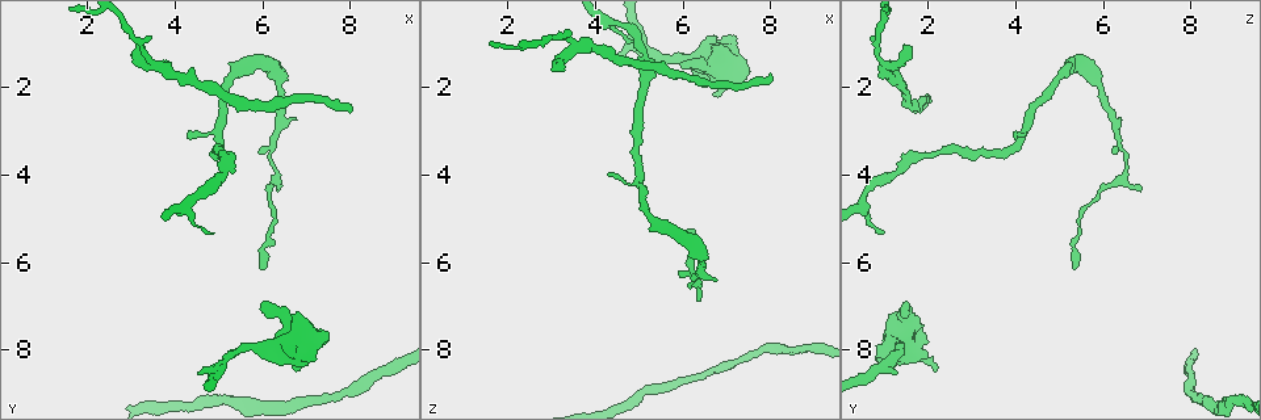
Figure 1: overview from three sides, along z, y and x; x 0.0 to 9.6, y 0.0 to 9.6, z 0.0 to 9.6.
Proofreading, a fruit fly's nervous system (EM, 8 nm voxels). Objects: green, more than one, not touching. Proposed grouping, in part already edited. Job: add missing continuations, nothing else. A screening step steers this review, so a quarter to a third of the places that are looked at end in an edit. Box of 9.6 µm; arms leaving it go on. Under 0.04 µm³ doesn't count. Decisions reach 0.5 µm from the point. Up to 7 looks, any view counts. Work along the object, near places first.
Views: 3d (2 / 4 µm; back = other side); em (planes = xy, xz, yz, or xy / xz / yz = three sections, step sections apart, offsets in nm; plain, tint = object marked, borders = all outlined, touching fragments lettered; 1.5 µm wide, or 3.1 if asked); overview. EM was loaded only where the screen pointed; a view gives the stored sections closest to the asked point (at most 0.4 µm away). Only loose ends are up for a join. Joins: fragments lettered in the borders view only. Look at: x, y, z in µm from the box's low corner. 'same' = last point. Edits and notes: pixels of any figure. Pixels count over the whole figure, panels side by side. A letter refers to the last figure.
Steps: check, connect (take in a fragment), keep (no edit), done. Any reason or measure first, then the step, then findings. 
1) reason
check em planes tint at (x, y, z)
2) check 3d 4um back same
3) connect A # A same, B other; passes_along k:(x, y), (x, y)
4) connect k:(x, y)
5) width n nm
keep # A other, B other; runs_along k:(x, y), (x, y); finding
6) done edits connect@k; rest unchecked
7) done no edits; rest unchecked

tapers out
check em xy step 8 borders at (4.85, 5.40, 0.90)

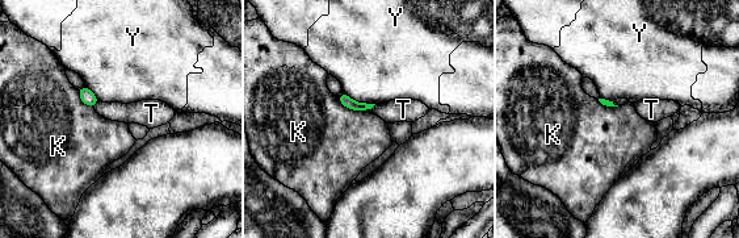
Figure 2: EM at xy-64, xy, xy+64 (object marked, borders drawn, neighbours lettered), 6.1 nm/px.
keep # K other, T other, Y other; border 2:(336, 97), (352, 109), (368, 111); no lettered fragment goes on from it

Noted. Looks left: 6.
check 3d 4um at (6.05, 7.05, 1.55)

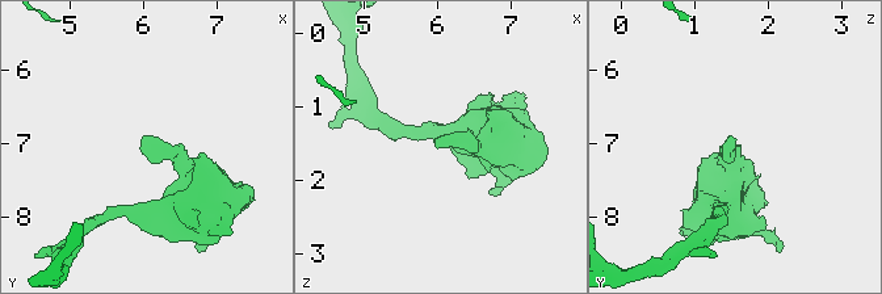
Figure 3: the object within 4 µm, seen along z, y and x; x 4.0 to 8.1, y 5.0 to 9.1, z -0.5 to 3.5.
shape alone is not enough
check em planes borders at (6.00, 7.00, 1.55)

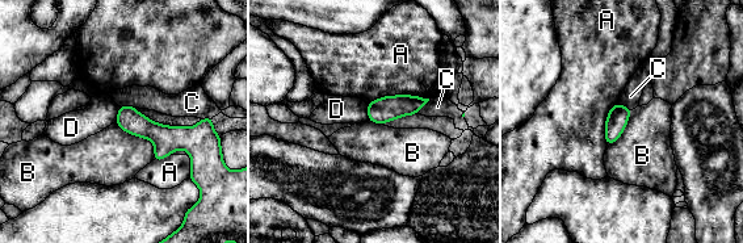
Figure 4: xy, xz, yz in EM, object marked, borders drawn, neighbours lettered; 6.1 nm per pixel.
keep # A other, B other, C other, D other; border 4:(116, 121), (147, 138), (154, 159); no lettered fragment goes on from it

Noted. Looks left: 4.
tapers out
check em planes borders at (4.60, 8.50, 1.25)

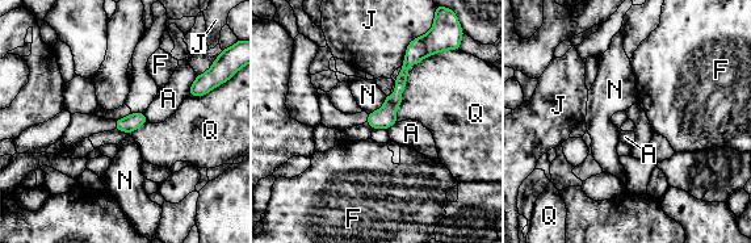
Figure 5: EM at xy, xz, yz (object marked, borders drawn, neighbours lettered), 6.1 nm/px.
width 100 nm
keep # A other, F other, J other, N other, Q other; none of them fits

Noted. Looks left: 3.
done no edits; rest unchecked

